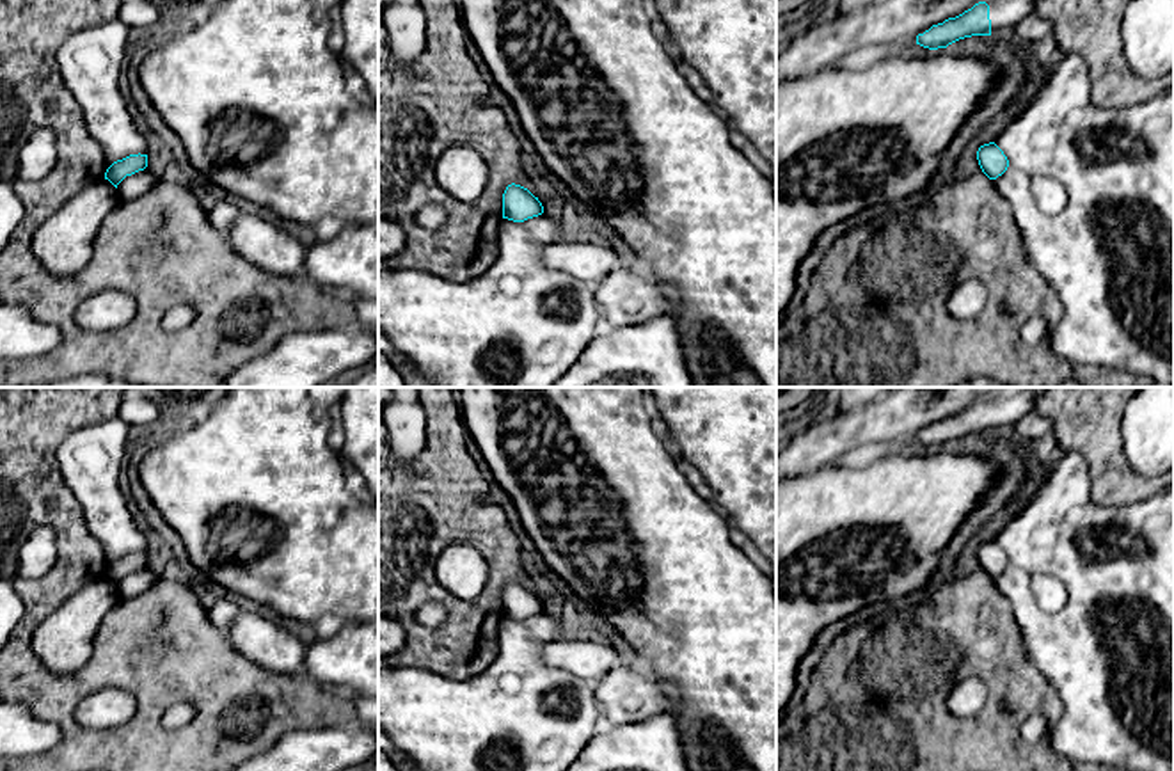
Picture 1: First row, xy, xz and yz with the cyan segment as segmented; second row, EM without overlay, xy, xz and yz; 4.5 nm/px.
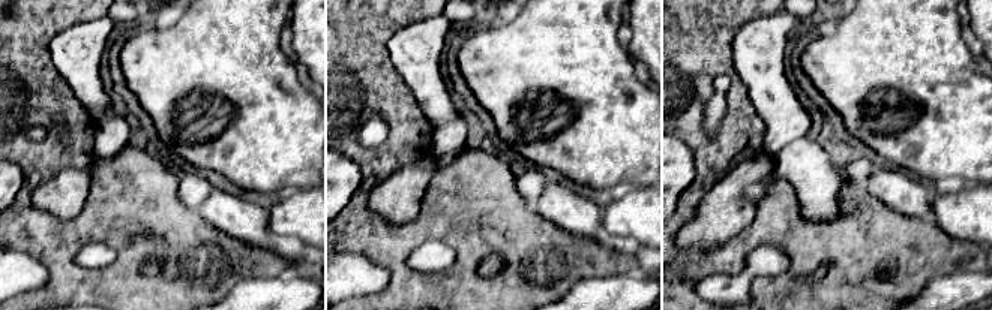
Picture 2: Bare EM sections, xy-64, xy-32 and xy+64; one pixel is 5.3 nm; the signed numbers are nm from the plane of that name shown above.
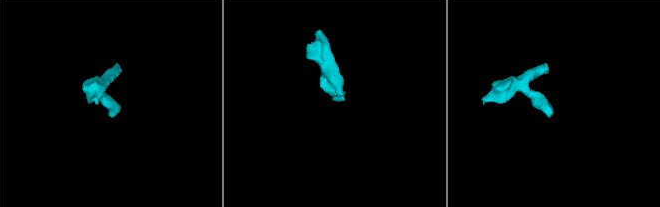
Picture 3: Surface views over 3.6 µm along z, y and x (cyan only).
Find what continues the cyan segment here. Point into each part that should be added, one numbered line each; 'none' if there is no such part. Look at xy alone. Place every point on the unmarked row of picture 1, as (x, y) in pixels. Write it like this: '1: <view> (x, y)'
none

